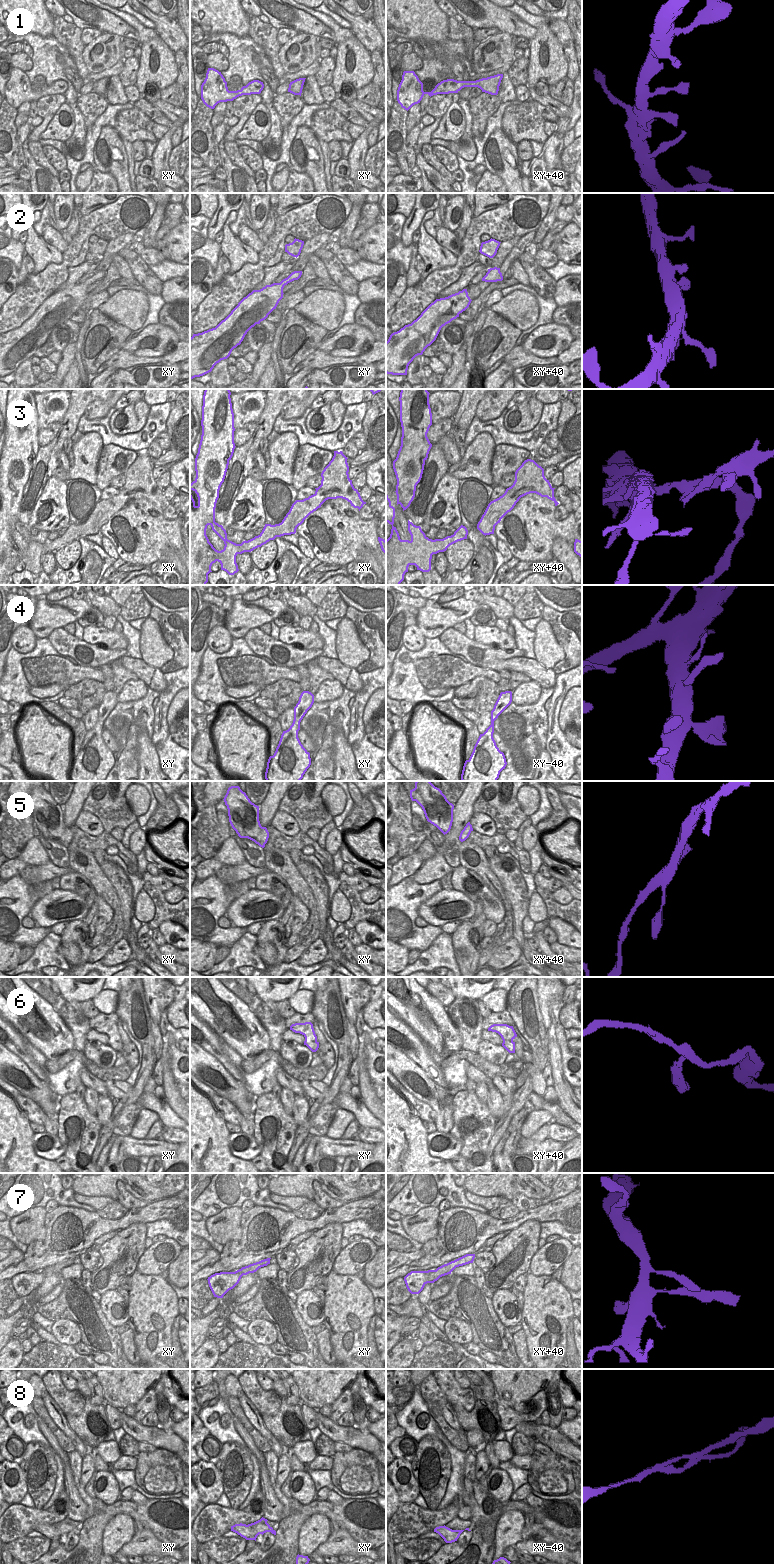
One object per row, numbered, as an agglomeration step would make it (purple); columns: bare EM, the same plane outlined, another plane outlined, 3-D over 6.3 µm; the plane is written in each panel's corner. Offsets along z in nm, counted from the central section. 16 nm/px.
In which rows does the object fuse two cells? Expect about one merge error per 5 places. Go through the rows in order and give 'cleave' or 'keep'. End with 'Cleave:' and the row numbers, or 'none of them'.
1: keep
2: keep
3: cleave
4: keep
5: keep
6: keep
7: keep
8: cleave
Cleave: 3, 8

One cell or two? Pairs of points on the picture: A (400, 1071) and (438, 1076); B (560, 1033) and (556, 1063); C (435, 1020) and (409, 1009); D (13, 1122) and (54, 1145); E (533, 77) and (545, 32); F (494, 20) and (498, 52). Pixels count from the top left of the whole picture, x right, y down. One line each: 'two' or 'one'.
A: two
B: two
C: one
D: two
E: one
F: two

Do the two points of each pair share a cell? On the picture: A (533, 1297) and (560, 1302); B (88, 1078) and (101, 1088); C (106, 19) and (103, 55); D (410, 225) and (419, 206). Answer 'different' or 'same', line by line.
A: same
B: same
C: different
D: same

